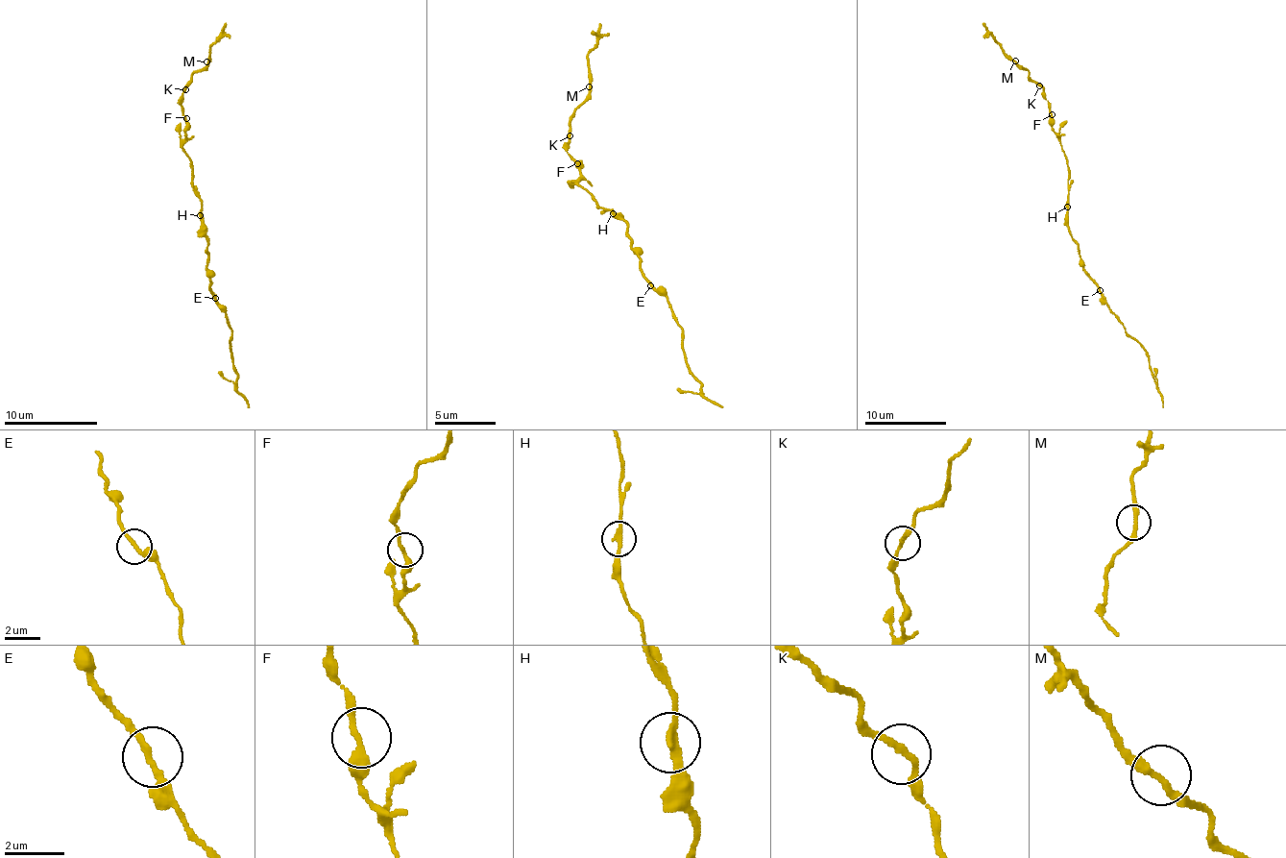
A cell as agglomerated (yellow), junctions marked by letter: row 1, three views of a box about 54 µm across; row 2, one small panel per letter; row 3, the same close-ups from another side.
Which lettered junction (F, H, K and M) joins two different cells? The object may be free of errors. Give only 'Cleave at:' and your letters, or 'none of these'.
Cleave at: none of these

